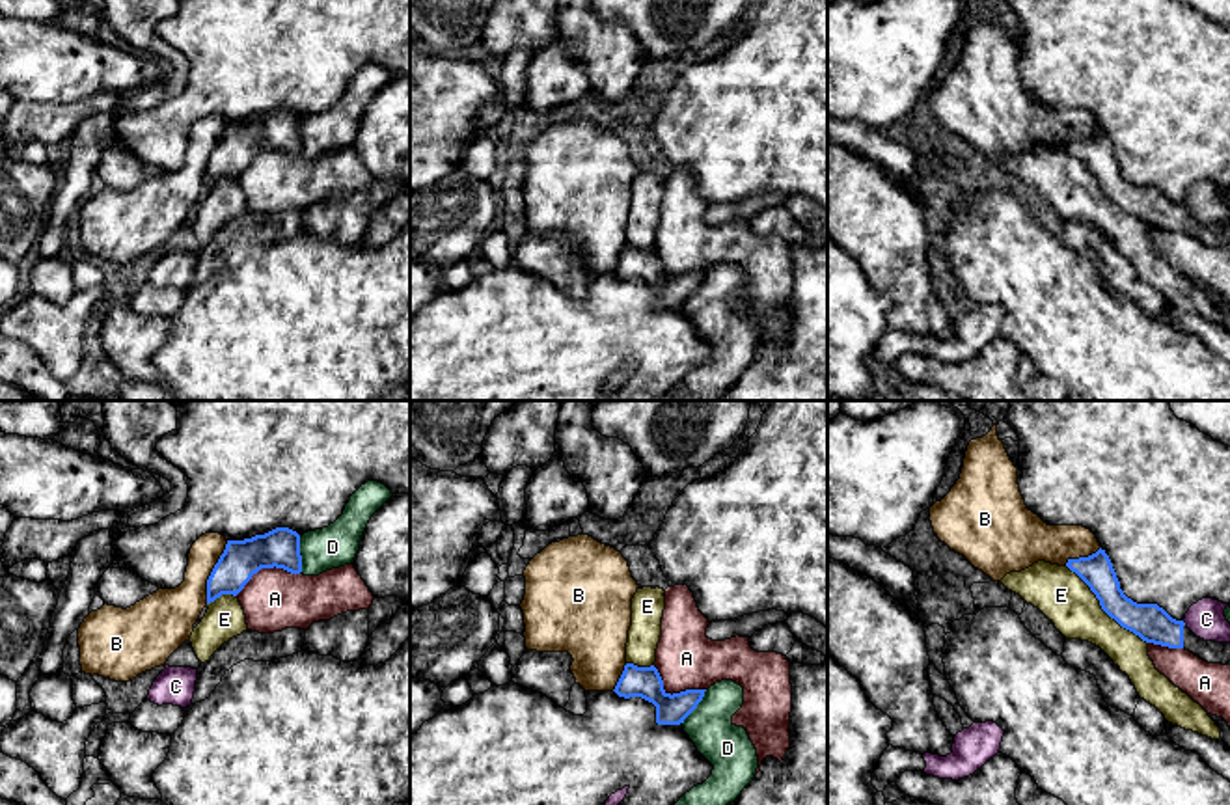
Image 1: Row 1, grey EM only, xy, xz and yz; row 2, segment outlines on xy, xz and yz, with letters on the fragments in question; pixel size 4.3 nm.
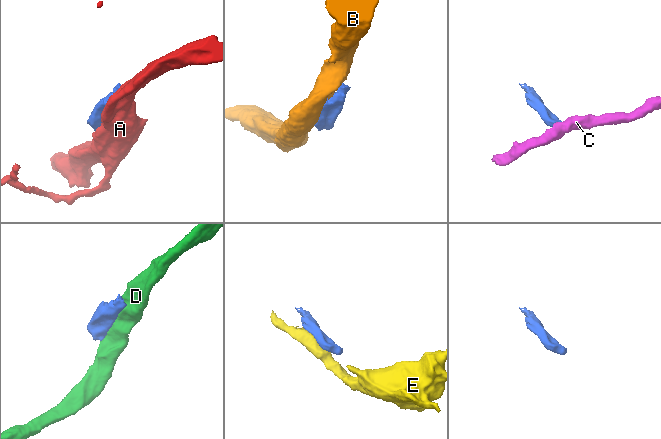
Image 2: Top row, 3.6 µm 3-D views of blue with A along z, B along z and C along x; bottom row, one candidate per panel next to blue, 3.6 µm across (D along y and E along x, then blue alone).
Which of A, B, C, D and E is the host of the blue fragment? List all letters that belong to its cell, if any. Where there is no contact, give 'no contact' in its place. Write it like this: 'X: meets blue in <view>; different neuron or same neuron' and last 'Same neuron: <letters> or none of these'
A: meets blue in xy; different neuron
B: meets blue in xy; different neuron
C: meets blue in yz; different neuron
D: meets blue in xy; different neuron
E: meets blue in yz; different neuron
Same neuron: none of these

